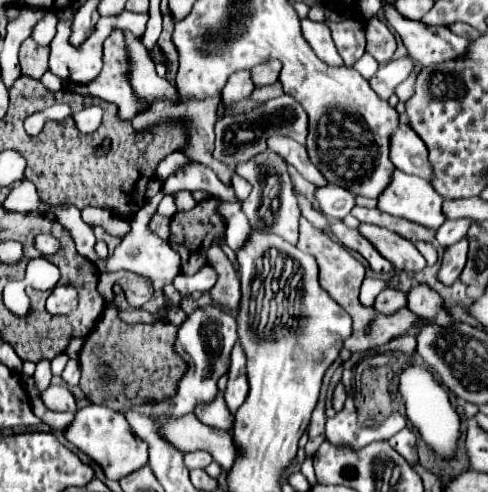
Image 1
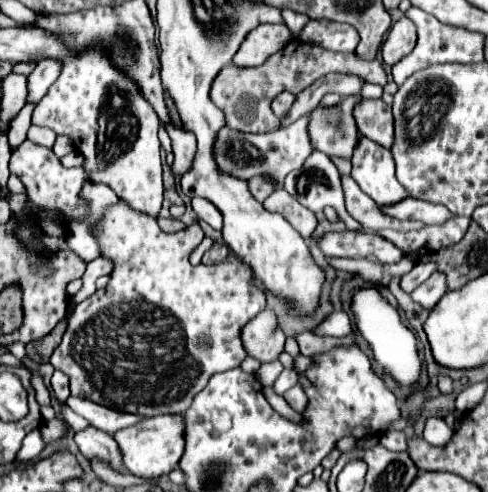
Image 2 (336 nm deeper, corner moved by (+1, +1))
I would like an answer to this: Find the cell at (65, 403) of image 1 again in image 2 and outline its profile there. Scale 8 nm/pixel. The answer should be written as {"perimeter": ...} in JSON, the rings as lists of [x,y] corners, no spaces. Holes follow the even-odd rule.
{"perimeter":[[[89,426],[87,430],[75,434],[75,442],[79,446],[79,452],[89,462],[91,460],[99,460],[99,462],[111,464],[113,470],[125,472],[123,462],[121,462],[121,450],[119,450],[117,442],[109,434],[101,432],[101,430],[95,430],[93,426]]]}

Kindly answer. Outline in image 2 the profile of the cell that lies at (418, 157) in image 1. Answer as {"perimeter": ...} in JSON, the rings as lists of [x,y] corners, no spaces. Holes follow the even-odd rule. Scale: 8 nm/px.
{"perimeter":[[[367,100],[355,104],[355,122],[359,134],[379,142],[385,148],[391,148],[393,142],[393,114],[391,108],[381,100]]]}

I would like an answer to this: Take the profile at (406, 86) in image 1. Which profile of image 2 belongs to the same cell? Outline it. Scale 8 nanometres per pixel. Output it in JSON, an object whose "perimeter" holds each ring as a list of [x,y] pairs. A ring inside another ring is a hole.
{"perimeter":[[[291,40],[283,50],[267,58],[261,66],[255,68],[239,68],[235,64],[227,66],[225,70],[219,72],[215,78],[215,86],[211,88],[211,98],[217,108],[223,108],[225,118],[229,128],[239,130],[239,132],[251,132],[251,134],[263,134],[279,128],[279,118],[275,118],[271,110],[271,100],[279,92],[289,91],[292,94],[299,94],[307,86],[311,86],[317,78],[329,74],[329,72],[339,72],[339,74],[351,74],[359,76],[365,82],[371,84],[387,84],[385,68],[383,64],[377,62],[365,62],[357,54],[343,54],[343,52],[329,52],[319,46],[311,46],[299,40]]]}

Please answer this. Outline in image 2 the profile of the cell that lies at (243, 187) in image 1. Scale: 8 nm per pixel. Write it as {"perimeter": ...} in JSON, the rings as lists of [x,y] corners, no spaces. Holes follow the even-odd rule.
{"perimeter":[[[253,176],[251,180],[249,180],[249,186],[251,186],[251,194],[255,194],[255,198],[259,200],[259,202],[263,202],[269,194],[273,194],[275,192],[275,188],[277,188],[277,184],[273,184],[273,180],[269,180],[269,178],[265,178],[265,176]]]}

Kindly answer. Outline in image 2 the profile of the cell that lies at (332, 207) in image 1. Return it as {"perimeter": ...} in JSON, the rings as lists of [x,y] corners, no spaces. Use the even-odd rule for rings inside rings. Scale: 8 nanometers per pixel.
{"perimeter":[[[315,150],[315,152],[305,160],[305,164],[303,164],[301,168],[297,168],[297,170],[293,170],[293,172],[289,172],[289,174],[285,176],[283,186],[285,186],[285,190],[287,190],[297,202],[301,202],[301,204],[303,204],[305,208],[309,208],[311,212],[321,212],[325,206],[333,206],[333,208],[337,210],[337,216],[347,224],[349,230],[359,230],[359,232],[363,230],[363,226],[361,226],[357,220],[353,220],[353,218],[347,214],[345,206],[343,206],[343,190],[341,190],[341,182],[339,182],[339,170],[337,170],[335,164],[327,158],[327,154]]]}

